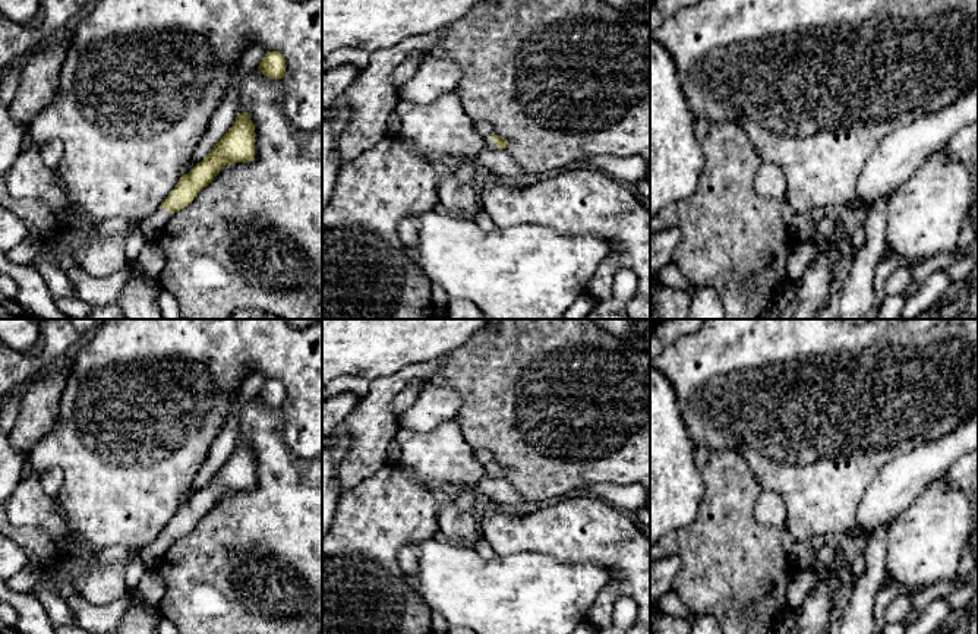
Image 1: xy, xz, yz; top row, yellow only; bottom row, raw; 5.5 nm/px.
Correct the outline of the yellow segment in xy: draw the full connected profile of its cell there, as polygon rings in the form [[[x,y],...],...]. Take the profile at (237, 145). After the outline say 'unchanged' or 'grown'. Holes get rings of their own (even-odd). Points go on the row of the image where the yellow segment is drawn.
[[[247,113],[237,114],[228,132],[187,174],[183,174],[160,208],[136,223],[148,242],[154,242],[170,215],[187,206],[224,165],[255,160],[255,124]]]; grown

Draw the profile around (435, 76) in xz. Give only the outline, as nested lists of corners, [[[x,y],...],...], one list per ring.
[[[426,54],[416,75],[398,88],[398,97],[420,105],[432,104],[441,95],[455,91],[460,79],[457,63]]]

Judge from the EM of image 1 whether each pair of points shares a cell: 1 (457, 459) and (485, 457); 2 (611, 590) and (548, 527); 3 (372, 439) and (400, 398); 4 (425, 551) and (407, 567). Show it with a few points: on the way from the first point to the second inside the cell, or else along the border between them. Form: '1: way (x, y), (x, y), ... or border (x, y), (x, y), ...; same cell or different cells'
1: border (473, 451), (483, 464); different cells
2: way (618, 567), (580, 529), (571, 529); same cell
3: border (415, 385), (394, 397), (396, 416); different cells
4: border (413, 546), (417, 555), (417, 573), (410, 579); different cells

